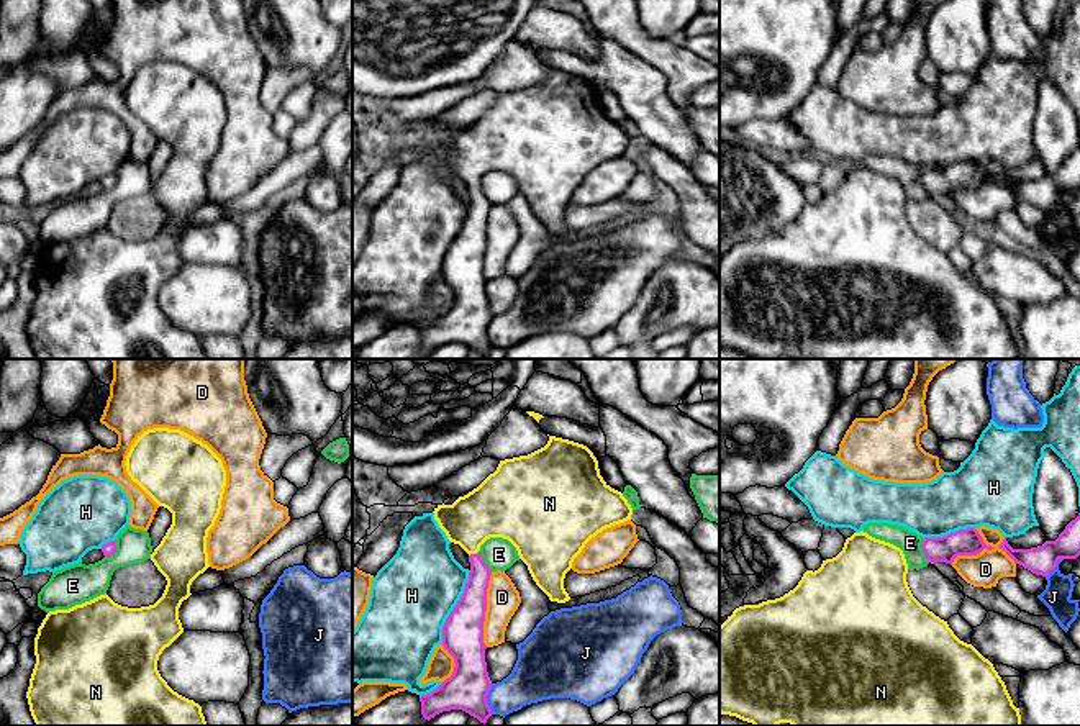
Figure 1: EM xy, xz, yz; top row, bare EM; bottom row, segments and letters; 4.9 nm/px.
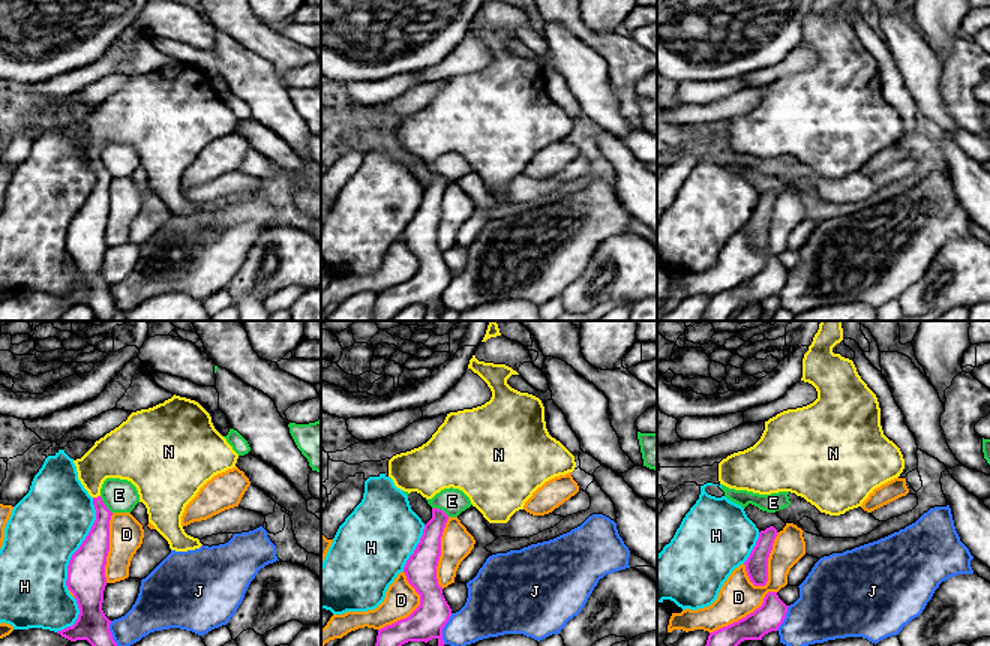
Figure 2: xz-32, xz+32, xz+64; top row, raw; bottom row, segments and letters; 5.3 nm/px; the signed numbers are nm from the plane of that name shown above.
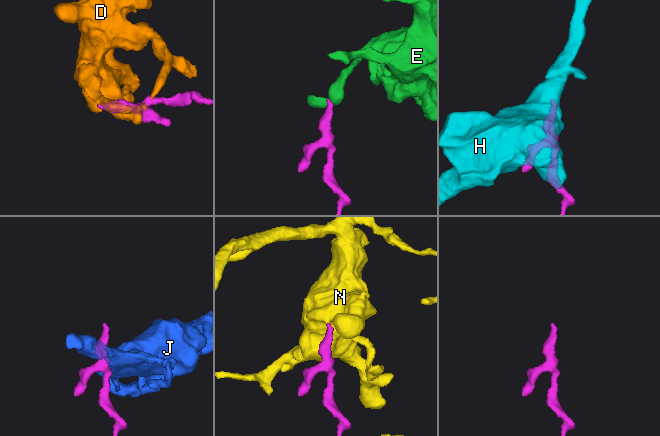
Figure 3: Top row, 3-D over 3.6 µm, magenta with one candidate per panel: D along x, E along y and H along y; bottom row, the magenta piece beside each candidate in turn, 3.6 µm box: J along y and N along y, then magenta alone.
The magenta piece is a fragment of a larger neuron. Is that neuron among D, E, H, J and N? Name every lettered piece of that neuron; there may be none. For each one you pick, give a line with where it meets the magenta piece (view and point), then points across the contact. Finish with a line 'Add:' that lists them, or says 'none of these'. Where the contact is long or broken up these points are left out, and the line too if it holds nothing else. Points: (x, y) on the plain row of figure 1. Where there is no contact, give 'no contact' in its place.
N: xz (472, 187) | across xz (472, 238), (472, 187), (472, 163), (494, 141)
Add: N

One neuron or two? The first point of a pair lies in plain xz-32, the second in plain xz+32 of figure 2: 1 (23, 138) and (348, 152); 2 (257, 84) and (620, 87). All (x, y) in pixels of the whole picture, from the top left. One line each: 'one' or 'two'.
1: one
2: two

